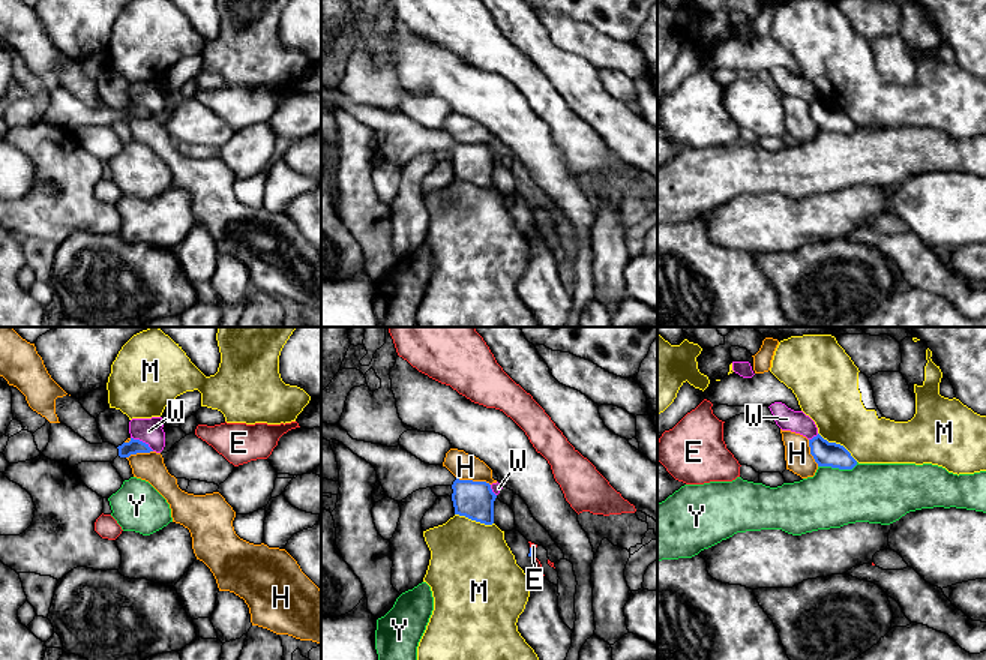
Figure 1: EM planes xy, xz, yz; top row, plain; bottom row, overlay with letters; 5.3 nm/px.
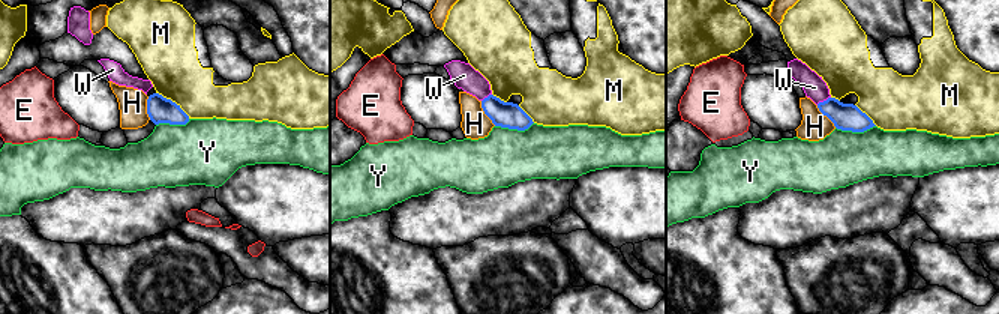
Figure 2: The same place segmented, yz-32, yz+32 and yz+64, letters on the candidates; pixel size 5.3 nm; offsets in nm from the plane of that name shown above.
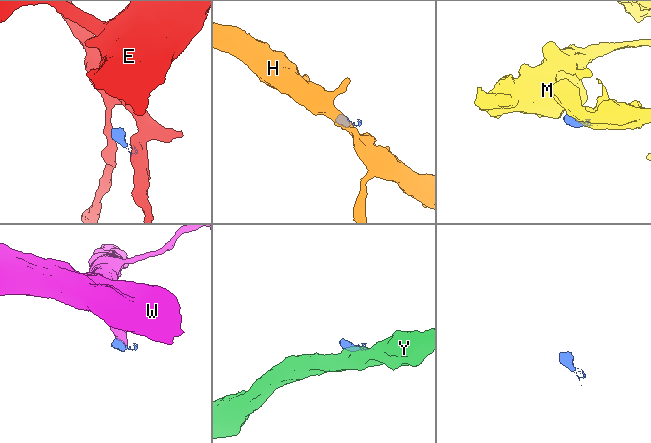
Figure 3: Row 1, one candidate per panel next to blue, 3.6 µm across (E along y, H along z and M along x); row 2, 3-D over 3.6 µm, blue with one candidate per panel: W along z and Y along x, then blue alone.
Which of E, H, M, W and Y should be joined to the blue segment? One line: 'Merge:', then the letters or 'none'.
Merge: none

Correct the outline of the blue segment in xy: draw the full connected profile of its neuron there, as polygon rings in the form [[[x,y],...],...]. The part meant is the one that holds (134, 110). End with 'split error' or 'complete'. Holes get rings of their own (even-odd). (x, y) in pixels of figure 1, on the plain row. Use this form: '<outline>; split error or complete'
[[[51,87],[50,106],[42,120],[74,132],[81,126],[113,126],[117,120],[129,122],[150,116],[153,114],[149,108],[134,102],[119,111],[110,106],[90,108],[66,88]]]; split error

